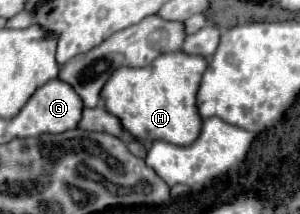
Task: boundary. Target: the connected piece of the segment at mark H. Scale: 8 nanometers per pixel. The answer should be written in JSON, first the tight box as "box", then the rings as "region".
{"box":[103,51,207,145],"region":[[[185,51],[165,53],[147,67],[121,67],[103,87],[103,103],[109,113],[121,119],[123,129],[135,139],[163,139],[173,145],[191,145],[199,133],[203,119],[197,109],[197,89],[207,69],[207,59],[187,55]]]}

